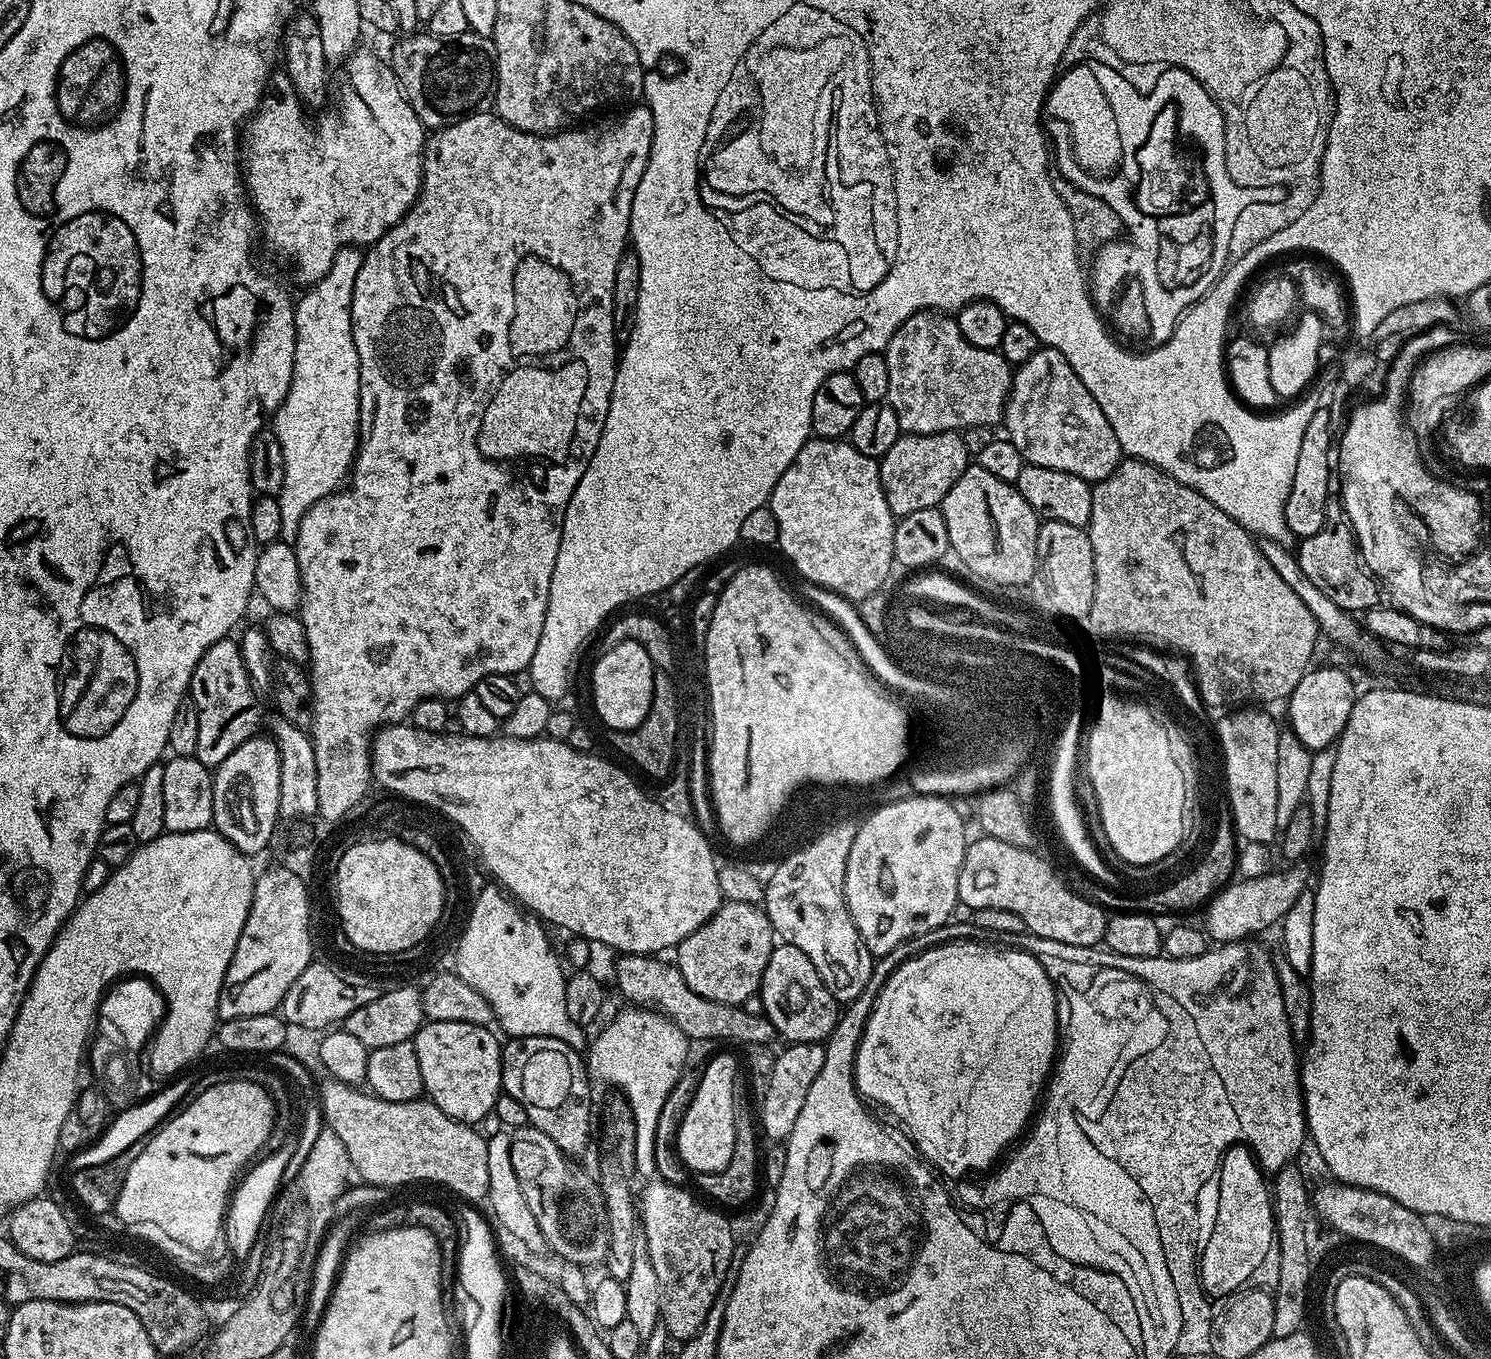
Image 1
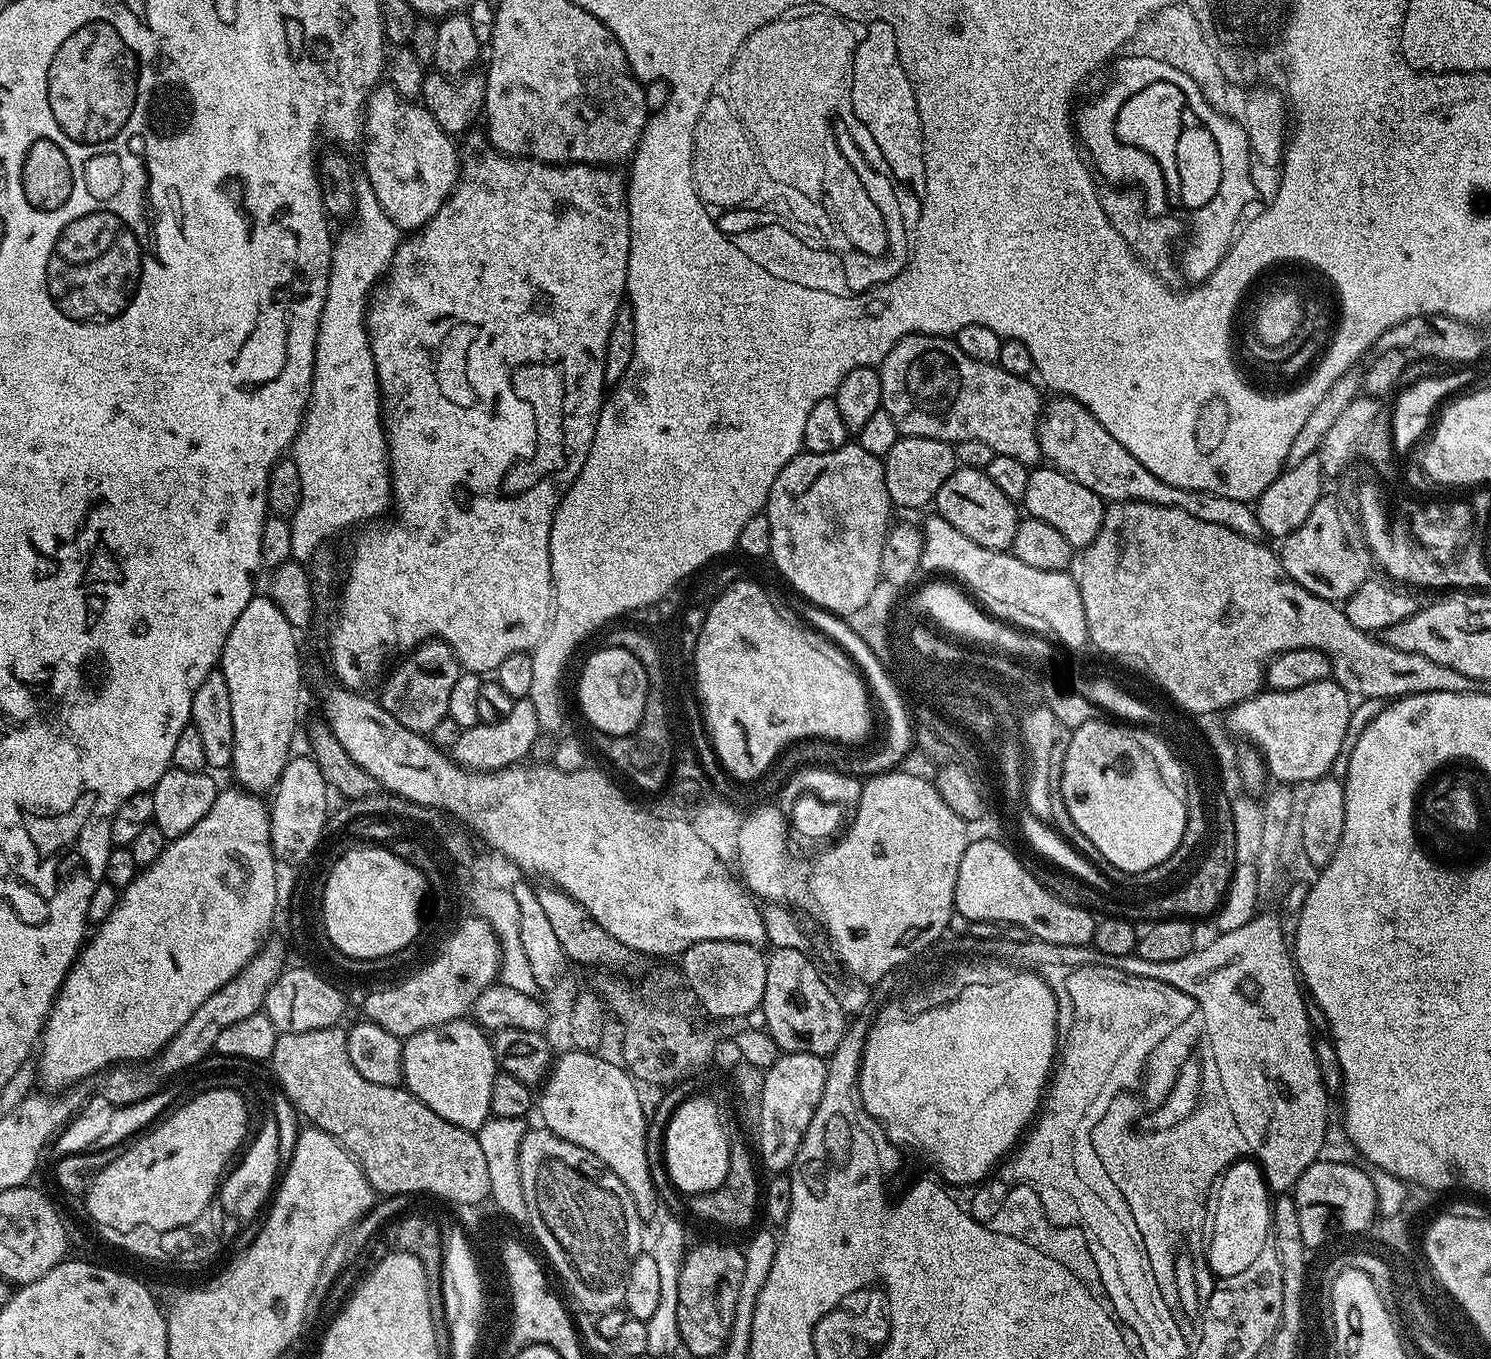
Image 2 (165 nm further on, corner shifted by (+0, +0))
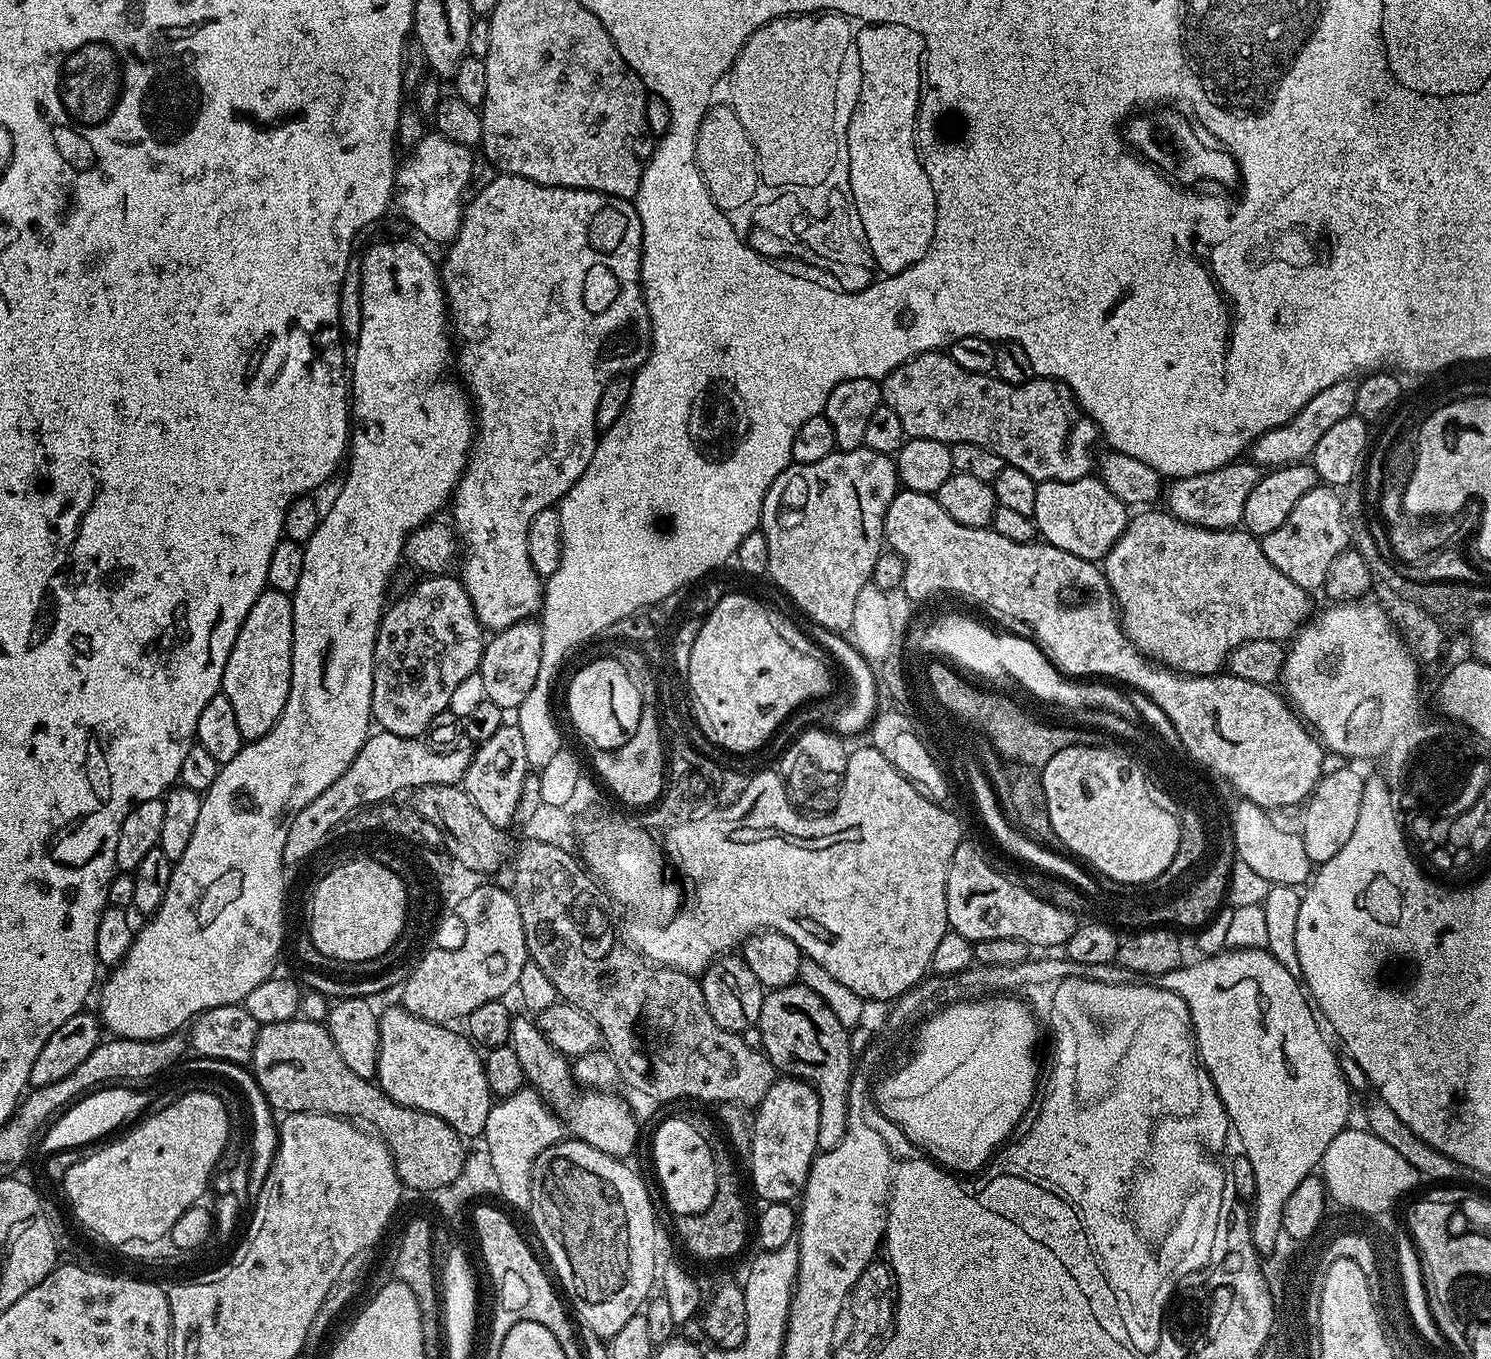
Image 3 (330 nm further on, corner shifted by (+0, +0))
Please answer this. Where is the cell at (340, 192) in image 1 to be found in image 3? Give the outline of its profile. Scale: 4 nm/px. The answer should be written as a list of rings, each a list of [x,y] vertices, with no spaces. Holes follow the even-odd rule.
[[[432,130],[424,135],[418,142],[416,148],[407,153],[408,156],[399,161],[396,169],[396,186],[394,189],[395,207],[404,211],[404,216],[425,236],[441,246],[447,245],[456,237],[460,229],[460,218],[462,215],[462,201],[465,199],[464,191],[472,180],[472,156],[465,145],[458,142],[450,142],[450,138],[440,135]]]

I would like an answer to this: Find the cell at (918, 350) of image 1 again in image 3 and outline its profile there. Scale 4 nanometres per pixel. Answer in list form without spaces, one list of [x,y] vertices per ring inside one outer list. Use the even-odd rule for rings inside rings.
[[[933,350],[931,352],[923,352],[920,356],[915,356],[913,360],[900,364],[890,375],[885,376],[882,381],[882,400],[883,403],[888,405],[890,410],[894,410],[894,414],[898,414],[898,419],[900,419],[904,427],[905,437],[918,440],[930,438],[949,446],[958,442],[974,442],[978,446],[986,446],[990,450],[994,450],[994,454],[1001,456],[1007,467],[1022,470],[1022,474],[1030,474],[1030,478],[1037,482],[1042,480],[1053,480],[1054,482],[1083,480],[1091,473],[1088,471],[1091,468],[1093,471],[1094,468],[1092,451],[1096,448],[1096,440],[1098,441],[1096,423],[1081,412],[1079,404],[1076,403],[1076,397],[1072,395],[1072,391],[1068,389],[1068,385],[1061,384],[1051,378],[1033,378],[1025,384],[1002,382],[995,374],[974,374],[970,370],[962,370],[962,366],[958,366],[958,362],[954,362],[943,351]]]

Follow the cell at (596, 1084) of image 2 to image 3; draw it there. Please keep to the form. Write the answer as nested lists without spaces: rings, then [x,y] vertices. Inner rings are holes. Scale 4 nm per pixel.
[[[512,1016],[510,1043],[514,1054],[518,1054],[518,1062],[522,1062],[525,1081],[539,1092],[575,1139],[594,1146],[594,1150],[602,1150],[602,1154],[628,1158],[636,1148],[636,1116],[631,1106],[622,1097],[615,1096],[615,1091],[583,1088],[577,1084],[569,1057],[562,1055],[541,1034],[535,1019],[524,1016]]]

